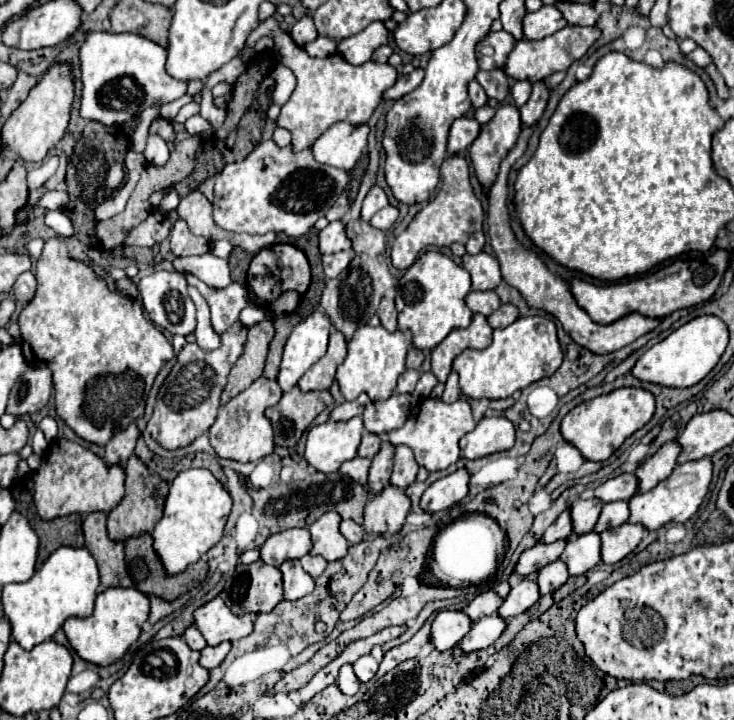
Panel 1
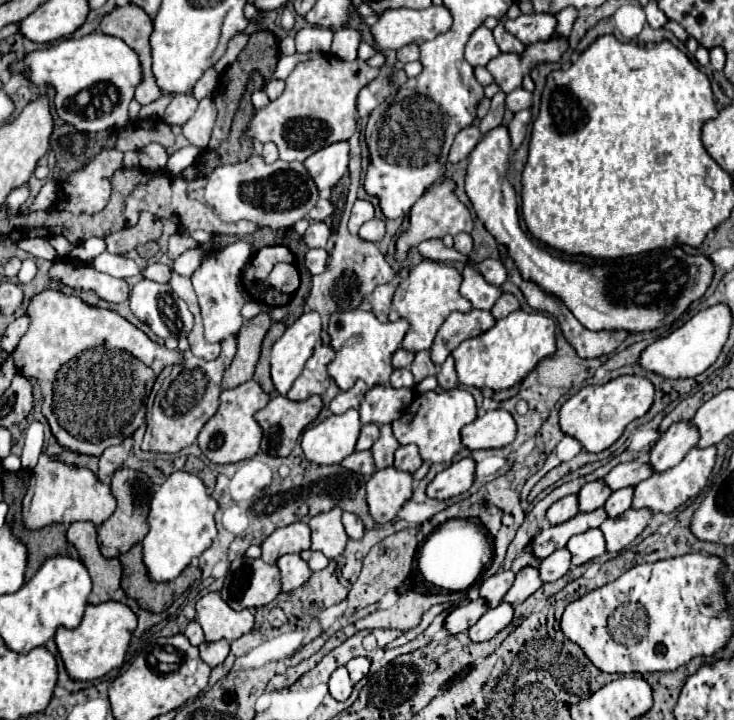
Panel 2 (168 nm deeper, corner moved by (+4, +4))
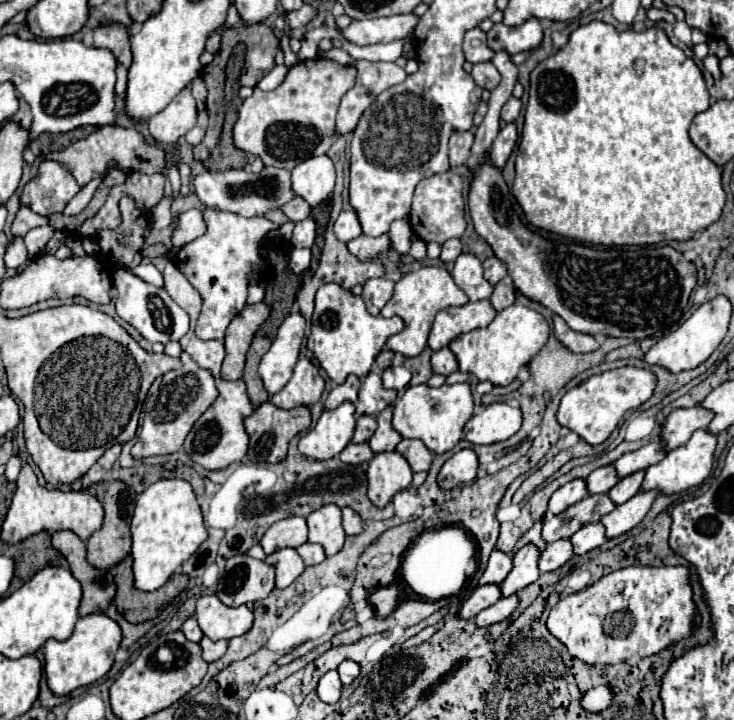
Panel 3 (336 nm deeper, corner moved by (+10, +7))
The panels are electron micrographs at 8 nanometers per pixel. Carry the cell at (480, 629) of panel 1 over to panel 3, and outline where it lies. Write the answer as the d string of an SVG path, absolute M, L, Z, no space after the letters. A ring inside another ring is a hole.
M509 595L505 599L499 599L495 605L483 609L477 617L475 617L475 625L477 627L489 627L493 623L499 623L503 619L509 619L511 613L517 607L517 595Z

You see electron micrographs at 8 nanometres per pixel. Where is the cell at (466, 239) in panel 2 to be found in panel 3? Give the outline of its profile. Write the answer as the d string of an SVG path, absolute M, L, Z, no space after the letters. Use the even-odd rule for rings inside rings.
M449 239L443 243L443 251L441 251L441 261L455 261L461 255L461 241L459 239Z

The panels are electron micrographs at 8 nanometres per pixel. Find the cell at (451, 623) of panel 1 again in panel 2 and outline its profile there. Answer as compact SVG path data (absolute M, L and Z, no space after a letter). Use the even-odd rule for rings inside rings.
M477 598L469 604L457 606L445 620L445 628L449 634L459 634L459 632L467 632L485 612L489 610L489 604L483 598Z

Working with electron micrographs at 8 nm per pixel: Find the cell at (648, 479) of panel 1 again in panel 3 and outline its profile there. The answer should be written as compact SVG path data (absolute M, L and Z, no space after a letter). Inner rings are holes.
M689 407L689 409L675 409L663 429L661 429L661 439L665 441L665 451L673 451L689 441L693 431L705 429L709 421L713 419L713 413L703 409L703 407Z

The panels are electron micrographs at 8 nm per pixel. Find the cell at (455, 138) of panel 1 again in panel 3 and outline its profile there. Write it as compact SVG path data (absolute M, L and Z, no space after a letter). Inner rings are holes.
M471 131L453 133L453 137L449 139L449 163L451 163L451 167L463 165L469 159L471 145L473 145L473 133Z

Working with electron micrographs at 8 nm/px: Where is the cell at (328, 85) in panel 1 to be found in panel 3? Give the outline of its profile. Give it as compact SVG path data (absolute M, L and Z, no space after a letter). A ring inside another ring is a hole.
M323 57L299 61L297 65L293 65L289 69L285 81L275 91L265 93L265 91L255 87L255 93L243 101L243 105L239 109L239 119L233 127L235 145L239 149L243 149L245 153L259 155L267 167L269 165L271 167L285 167L289 171L313 155L327 153L327 149L339 137L337 127L335 127L335 115L339 109L339 101L353 87L355 75L357 75L357 69L353 65L341 65L341 63L335 63L331 59L323 59Z

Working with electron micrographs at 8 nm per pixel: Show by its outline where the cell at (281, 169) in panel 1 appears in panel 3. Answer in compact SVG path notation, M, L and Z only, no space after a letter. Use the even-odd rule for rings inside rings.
M263 167L259 173L245 169L227 169L227 171L205 171L193 179L195 195L205 207L237 213L241 217L265 217L269 211L281 209L289 203L295 193L291 189L291 173L287 169Z

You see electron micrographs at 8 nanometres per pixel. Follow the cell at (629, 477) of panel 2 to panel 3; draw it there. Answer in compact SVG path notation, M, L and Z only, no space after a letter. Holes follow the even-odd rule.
M651 441L647 445L643 445L641 449L633 451L633 453L625 453L621 455L613 467L617 469L617 477L623 479L631 473L637 473L637 471L645 471L647 467L659 463L661 459L665 457L665 451L663 451L663 441Z

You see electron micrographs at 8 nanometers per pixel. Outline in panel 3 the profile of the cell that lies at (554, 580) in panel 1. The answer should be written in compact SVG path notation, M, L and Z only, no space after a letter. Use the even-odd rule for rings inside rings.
M559 539L551 545L547 545L547 549L541 553L539 571L541 573L551 573L551 571L563 567L571 557L573 557L571 541L569 539Z

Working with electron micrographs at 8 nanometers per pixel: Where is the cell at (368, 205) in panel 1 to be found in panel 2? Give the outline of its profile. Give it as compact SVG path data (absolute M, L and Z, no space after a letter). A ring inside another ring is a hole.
M357 200L355 206L353 206L353 212L351 212L351 218L349 218L349 232L351 234L357 234L359 228L371 220L375 216L375 208L369 200Z

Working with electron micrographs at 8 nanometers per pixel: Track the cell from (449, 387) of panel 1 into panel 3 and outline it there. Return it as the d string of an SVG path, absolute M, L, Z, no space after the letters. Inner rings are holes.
M443 347L431 355L431 367L433 367L433 373L447 377L453 371L457 371L457 359L449 347Z

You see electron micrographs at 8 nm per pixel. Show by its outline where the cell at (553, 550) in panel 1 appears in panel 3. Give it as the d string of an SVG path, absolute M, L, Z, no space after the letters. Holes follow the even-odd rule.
M587 495L579 503L571 505L559 515L553 515L551 519L543 521L541 537L545 543L553 543L559 539L569 539L577 529L597 523L603 515L611 513L615 505L611 503L609 495Z

